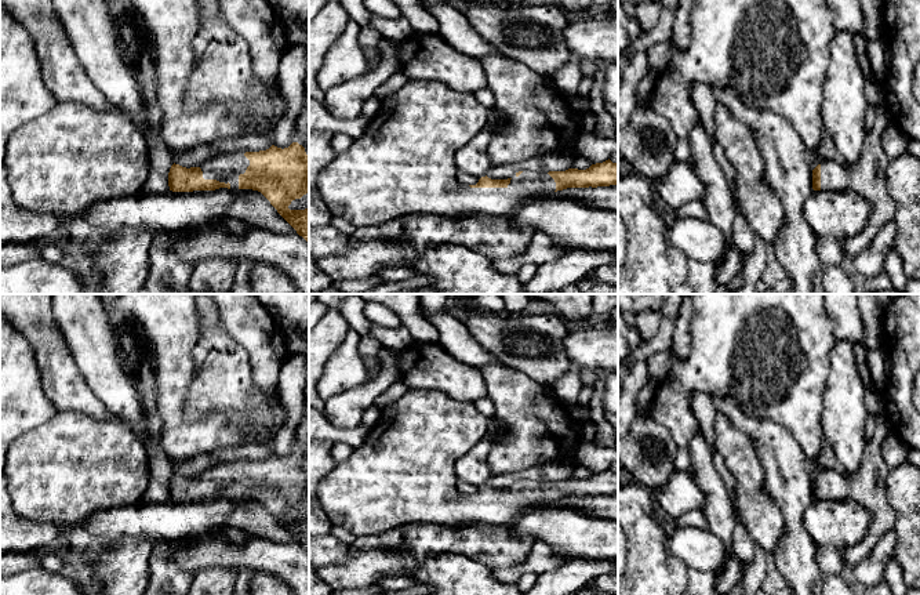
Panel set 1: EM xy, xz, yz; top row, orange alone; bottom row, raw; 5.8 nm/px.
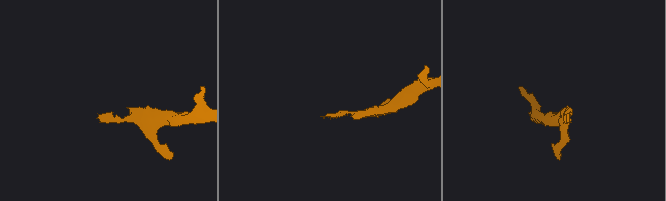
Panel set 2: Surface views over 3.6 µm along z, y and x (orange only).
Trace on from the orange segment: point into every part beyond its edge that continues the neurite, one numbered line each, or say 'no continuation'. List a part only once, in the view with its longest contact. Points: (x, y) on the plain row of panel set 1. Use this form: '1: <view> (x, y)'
1: xz (404, 472)

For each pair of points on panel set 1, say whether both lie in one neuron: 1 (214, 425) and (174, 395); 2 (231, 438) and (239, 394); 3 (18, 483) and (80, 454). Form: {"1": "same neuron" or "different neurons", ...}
{"1": "same neuron", "2": "different neurons", "3": "same neuron"}

